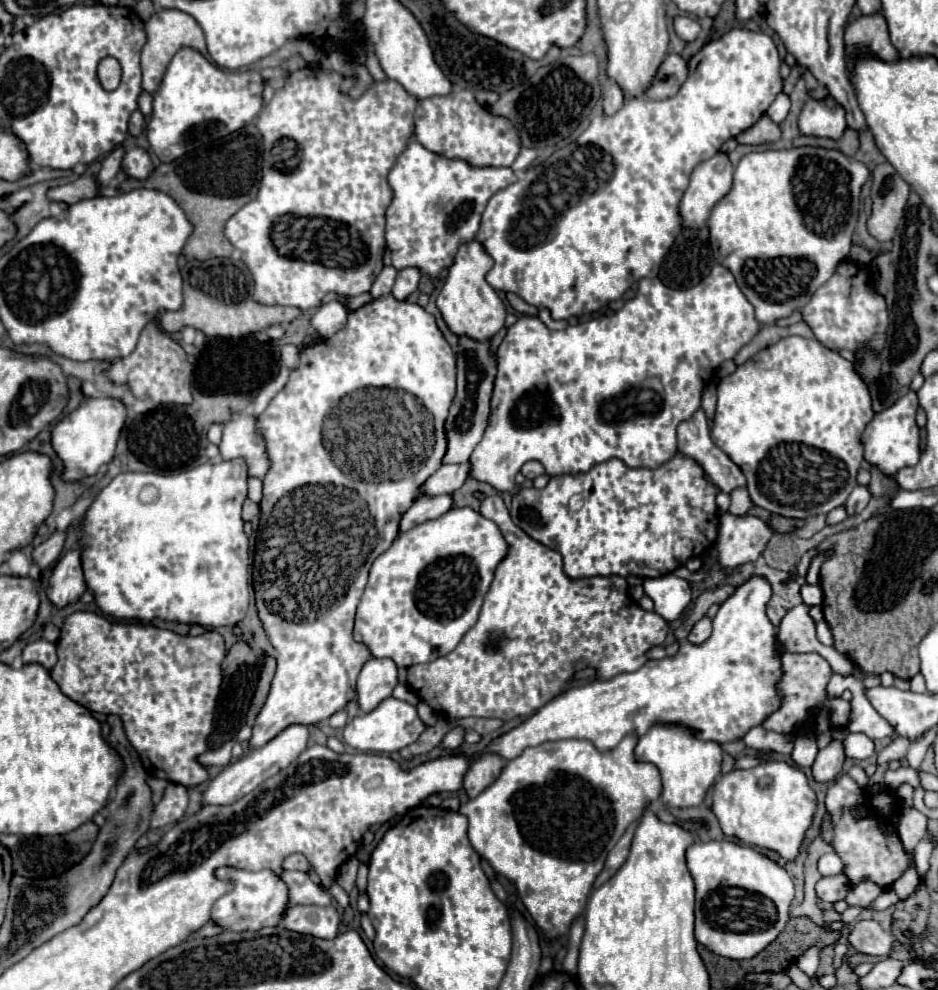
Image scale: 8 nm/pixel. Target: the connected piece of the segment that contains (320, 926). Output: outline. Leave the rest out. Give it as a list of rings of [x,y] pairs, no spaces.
[[[292,906],[286,914],[284,926],[300,934],[334,938],[338,934],[340,916],[334,906]]]

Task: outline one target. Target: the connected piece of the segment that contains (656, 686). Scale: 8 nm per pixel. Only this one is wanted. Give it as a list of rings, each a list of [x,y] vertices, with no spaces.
[[[750,576],[720,604],[712,620],[712,636],[704,646],[684,642],[672,658],[648,660],[636,672],[568,688],[538,708],[528,720],[494,738],[486,752],[512,760],[528,746],[564,738],[590,740],[600,752],[608,752],[624,736],[644,736],[656,724],[680,724],[690,728],[700,740],[740,740],[750,728],[760,726],[768,714],[778,710],[780,704],[774,688],[780,678],[776,628],[766,618],[770,596],[768,580]]]

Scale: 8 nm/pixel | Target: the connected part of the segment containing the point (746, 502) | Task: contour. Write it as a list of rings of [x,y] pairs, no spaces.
[[[736,488],[732,492],[732,504],[730,504],[730,512],[732,514],[748,514],[750,508],[750,496],[746,492],[746,488]]]

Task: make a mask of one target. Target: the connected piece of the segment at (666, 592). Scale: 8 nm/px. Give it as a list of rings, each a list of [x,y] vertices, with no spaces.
[[[674,574],[644,580],[644,592],[648,598],[652,598],[654,612],[666,622],[678,620],[692,598],[690,584]]]

